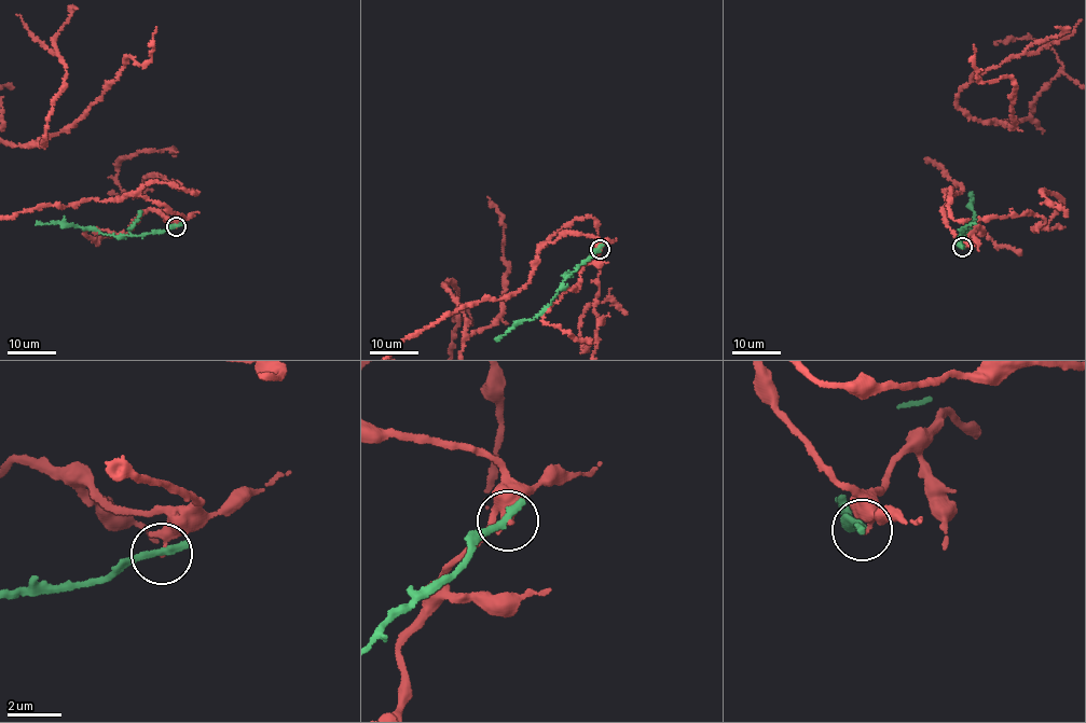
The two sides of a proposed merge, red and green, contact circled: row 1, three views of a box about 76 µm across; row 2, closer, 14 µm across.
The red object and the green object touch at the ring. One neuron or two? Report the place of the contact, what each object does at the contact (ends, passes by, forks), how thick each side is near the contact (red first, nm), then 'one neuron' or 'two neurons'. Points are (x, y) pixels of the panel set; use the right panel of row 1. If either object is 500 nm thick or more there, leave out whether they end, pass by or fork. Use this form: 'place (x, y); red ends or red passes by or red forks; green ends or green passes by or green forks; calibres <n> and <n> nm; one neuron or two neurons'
place (962, 247); red ends; green ends; calibres 260 and 340 nm; two neurons

